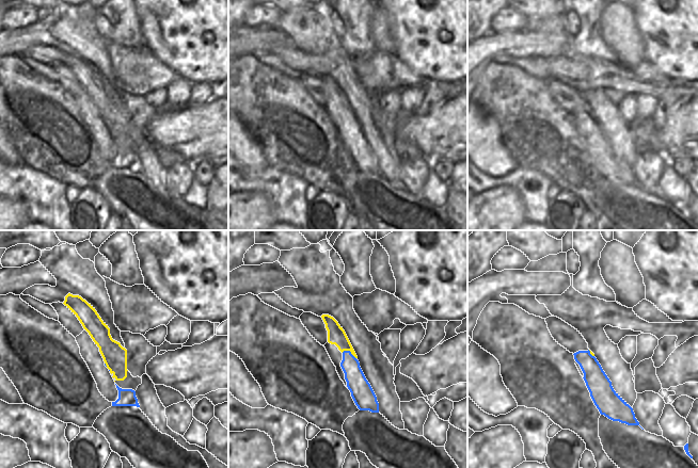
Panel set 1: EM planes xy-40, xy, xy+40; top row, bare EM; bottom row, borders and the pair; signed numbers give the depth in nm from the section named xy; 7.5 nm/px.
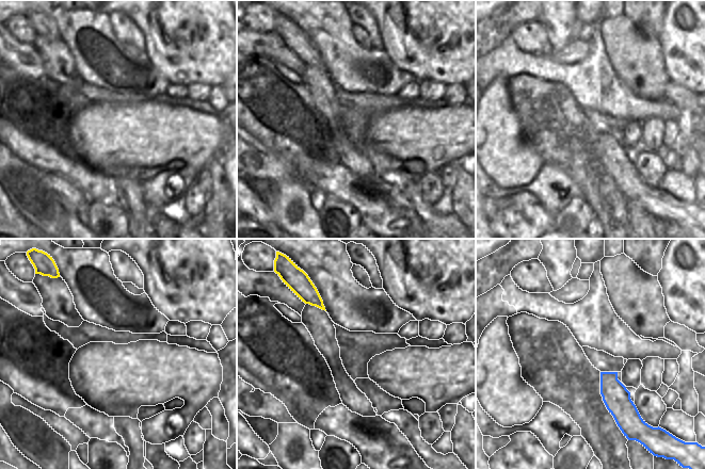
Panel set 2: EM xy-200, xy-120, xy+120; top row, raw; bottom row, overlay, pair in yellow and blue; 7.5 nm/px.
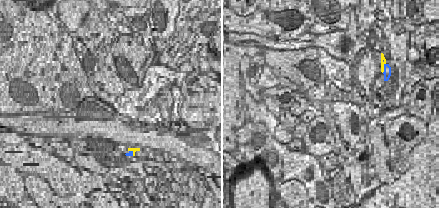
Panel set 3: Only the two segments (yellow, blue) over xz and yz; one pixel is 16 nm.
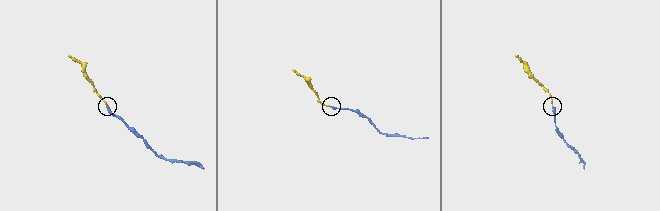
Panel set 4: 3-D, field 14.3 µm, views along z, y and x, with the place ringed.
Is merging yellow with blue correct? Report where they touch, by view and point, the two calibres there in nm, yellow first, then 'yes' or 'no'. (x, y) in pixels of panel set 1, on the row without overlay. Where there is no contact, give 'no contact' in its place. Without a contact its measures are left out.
xy (349, 111) | 140/150 nm | yes

